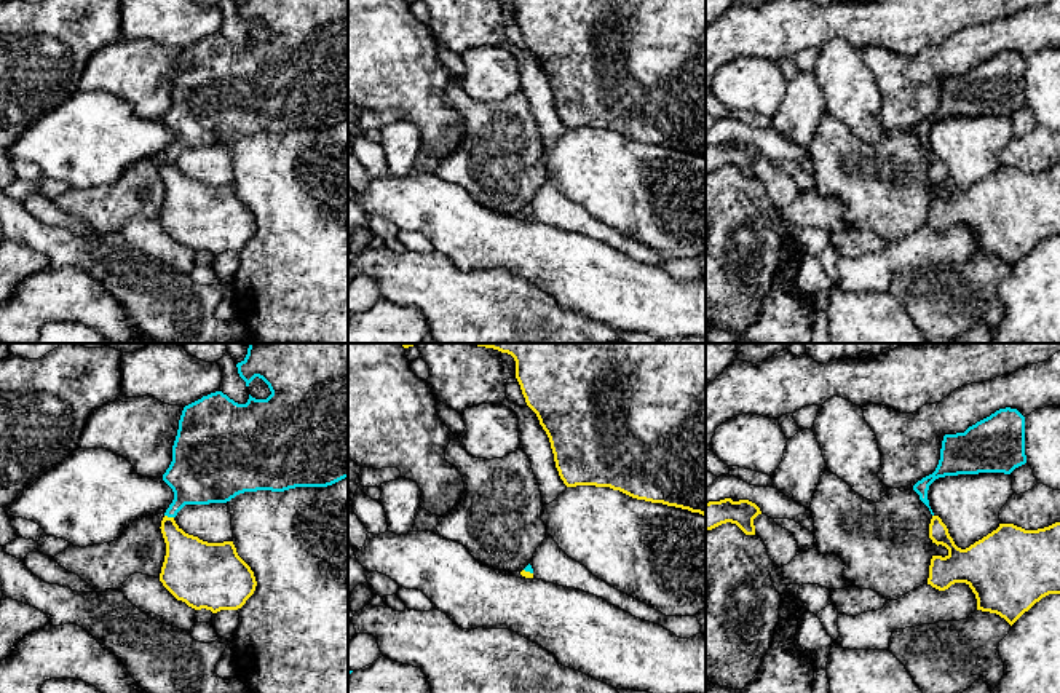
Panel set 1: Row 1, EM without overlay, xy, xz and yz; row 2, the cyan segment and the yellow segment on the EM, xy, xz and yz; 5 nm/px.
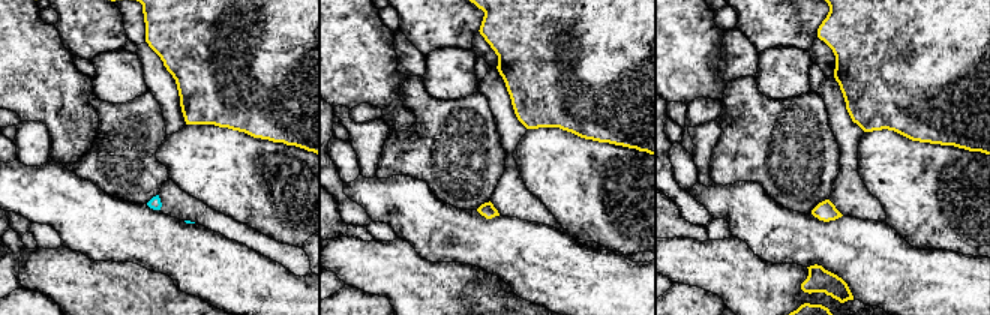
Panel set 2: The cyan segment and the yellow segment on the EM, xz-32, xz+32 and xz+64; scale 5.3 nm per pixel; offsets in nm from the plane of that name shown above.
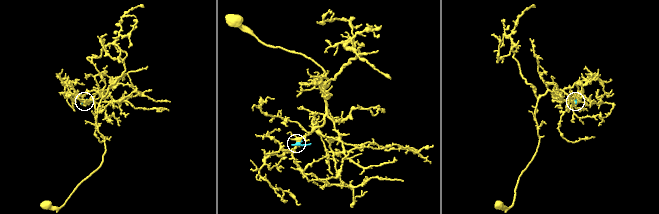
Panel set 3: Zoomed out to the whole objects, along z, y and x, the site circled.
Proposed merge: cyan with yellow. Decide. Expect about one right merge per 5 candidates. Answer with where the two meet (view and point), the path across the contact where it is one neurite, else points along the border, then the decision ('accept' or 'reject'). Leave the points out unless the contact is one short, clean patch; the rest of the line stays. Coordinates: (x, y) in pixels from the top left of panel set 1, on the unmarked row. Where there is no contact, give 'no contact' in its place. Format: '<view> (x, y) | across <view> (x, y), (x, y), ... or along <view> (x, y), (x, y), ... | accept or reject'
xy (170, 158) | along xy (165, 157), (173, 160) | reject

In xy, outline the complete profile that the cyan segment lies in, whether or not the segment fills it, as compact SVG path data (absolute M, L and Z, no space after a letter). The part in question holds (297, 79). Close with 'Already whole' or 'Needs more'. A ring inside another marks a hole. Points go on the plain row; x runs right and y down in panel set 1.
M244 0L236 10L246 29L259 19L268 27L271 37L267 42L255 42L249 37L246 46L238 46L222 34L216 34L184 50L172 88L172 104L163 117L163 123L174 134L174 142L164 155L168 160L176 160L185 147L227 145L239 136L257 133L284 134L295 129L327 129L348 120L348 0Z. Already whole

